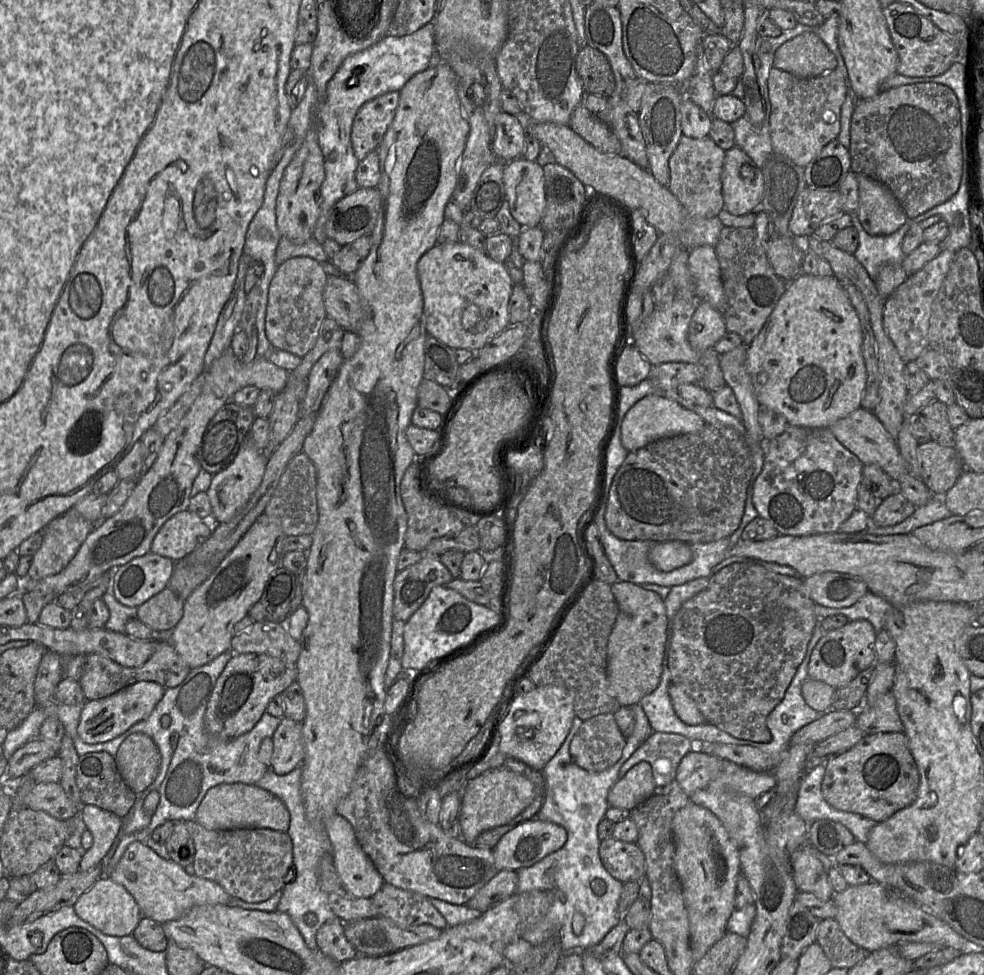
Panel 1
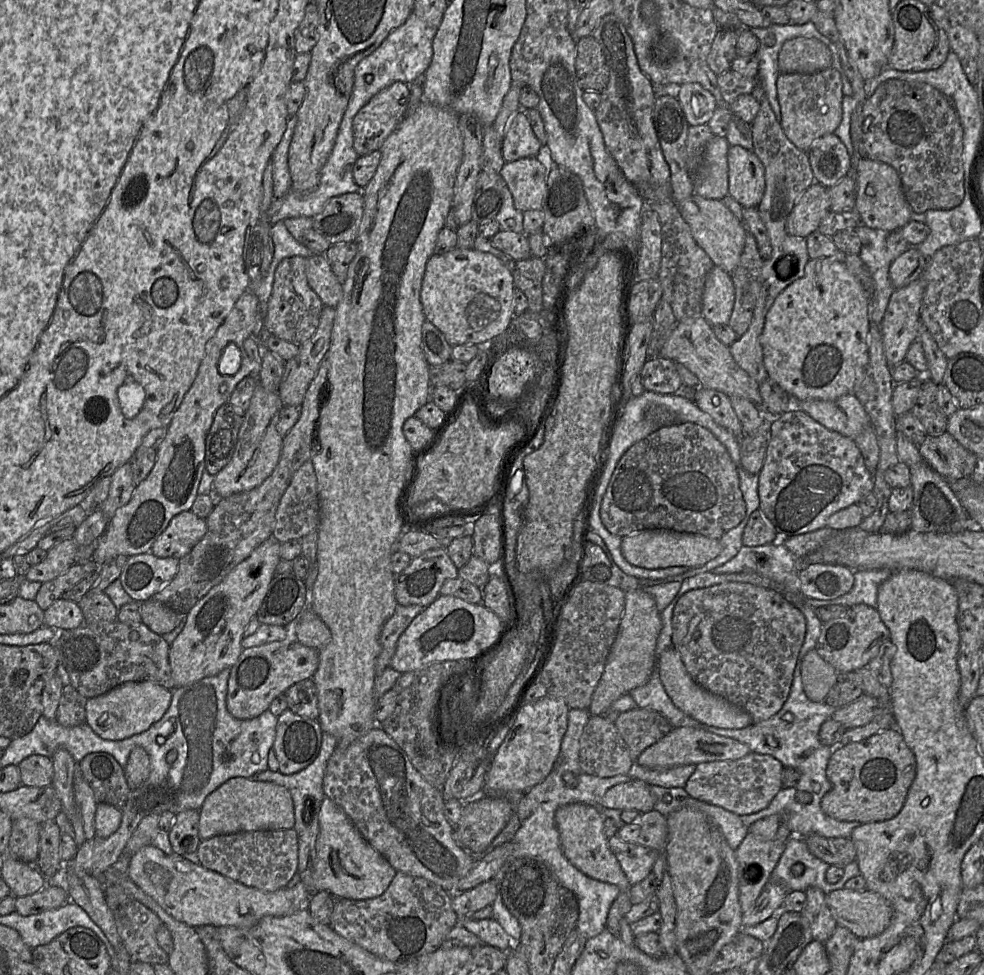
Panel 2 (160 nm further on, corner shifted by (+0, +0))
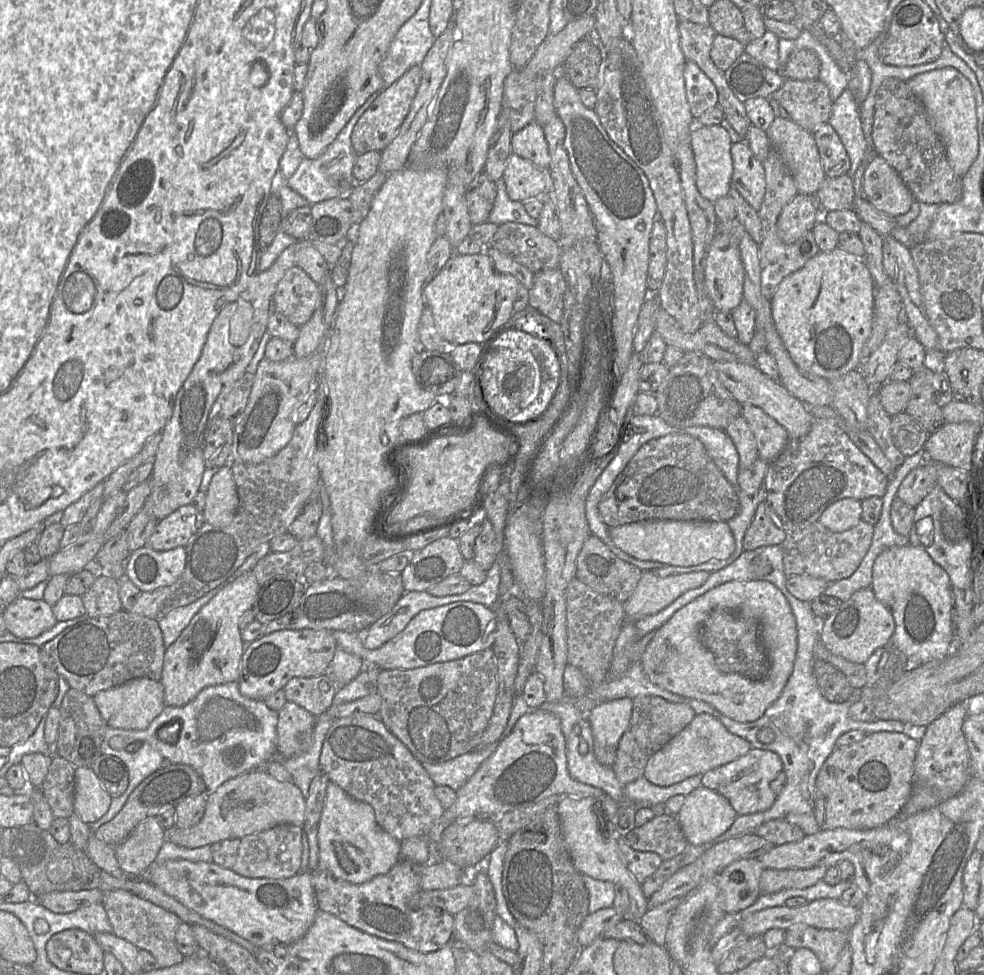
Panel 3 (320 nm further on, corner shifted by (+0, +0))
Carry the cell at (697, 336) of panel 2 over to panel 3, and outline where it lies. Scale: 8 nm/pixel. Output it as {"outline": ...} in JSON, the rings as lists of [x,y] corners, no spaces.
{"outline":[[[713,361],[713,364],[721,383],[740,404],[746,403],[761,408],[787,430],[791,440],[800,439],[809,432],[813,415],[779,380],[763,374],[756,364],[726,361]]]}

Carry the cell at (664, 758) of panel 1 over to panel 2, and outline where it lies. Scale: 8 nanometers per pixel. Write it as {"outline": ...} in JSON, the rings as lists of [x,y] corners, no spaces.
{"outline":[[[633,762],[628,775],[631,779],[639,779],[649,785],[665,788],[684,788],[687,780],[695,771],[696,765],[680,765],[665,769],[650,769]]]}

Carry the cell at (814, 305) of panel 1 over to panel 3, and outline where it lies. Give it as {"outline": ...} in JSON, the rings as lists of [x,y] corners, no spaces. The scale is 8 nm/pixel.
{"outline":[[[837,246],[832,251],[819,251],[801,269],[780,282],[771,298],[772,319],[797,367],[833,381],[861,364],[862,349],[872,332],[874,301],[875,283],[863,258]]]}

